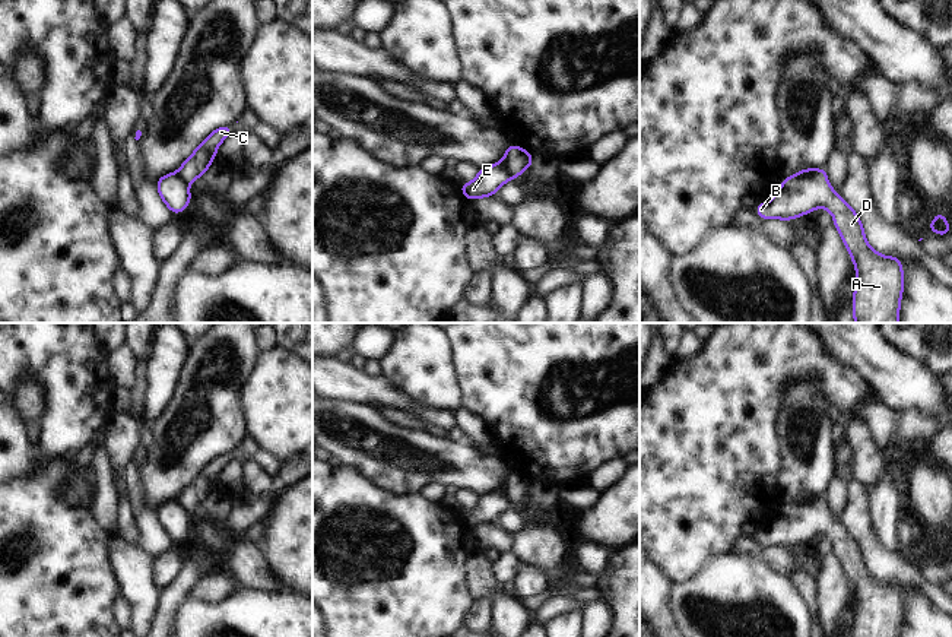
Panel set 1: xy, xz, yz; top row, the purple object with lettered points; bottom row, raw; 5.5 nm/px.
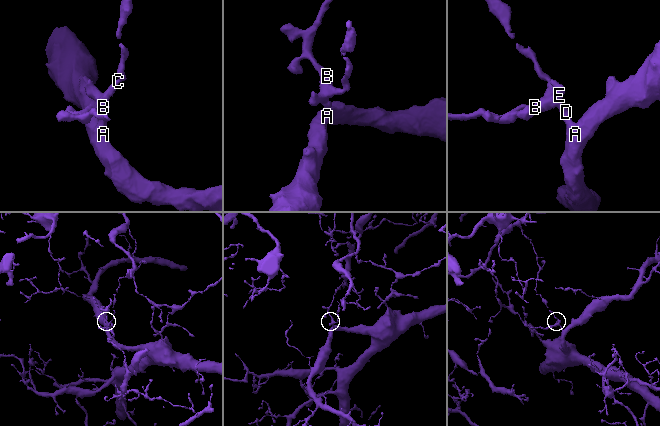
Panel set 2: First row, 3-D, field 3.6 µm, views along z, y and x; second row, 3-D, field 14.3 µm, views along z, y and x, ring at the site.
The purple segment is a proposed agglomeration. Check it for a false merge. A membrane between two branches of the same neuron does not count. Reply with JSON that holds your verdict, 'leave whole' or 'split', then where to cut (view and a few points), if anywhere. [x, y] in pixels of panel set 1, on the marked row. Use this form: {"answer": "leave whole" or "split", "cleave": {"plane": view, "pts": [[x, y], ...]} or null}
{"answer": "split", "cleave": {"plane": "yz", "pts": [[816, 170], [812, 176], [793, 177]]}}

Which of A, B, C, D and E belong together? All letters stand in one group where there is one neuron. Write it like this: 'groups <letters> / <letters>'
groups A B D E / C

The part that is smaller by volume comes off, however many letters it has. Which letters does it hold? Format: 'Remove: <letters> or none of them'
Remove: C

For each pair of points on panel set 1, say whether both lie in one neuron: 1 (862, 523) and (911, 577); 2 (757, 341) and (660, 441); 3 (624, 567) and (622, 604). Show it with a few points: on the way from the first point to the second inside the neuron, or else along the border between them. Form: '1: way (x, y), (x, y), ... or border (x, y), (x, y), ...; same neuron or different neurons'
1: way (866, 539), (895, 570); same neuron
2: way (738, 367), (686, 418); same neuron
3: way (624, 576), (624, 595); same neuron

